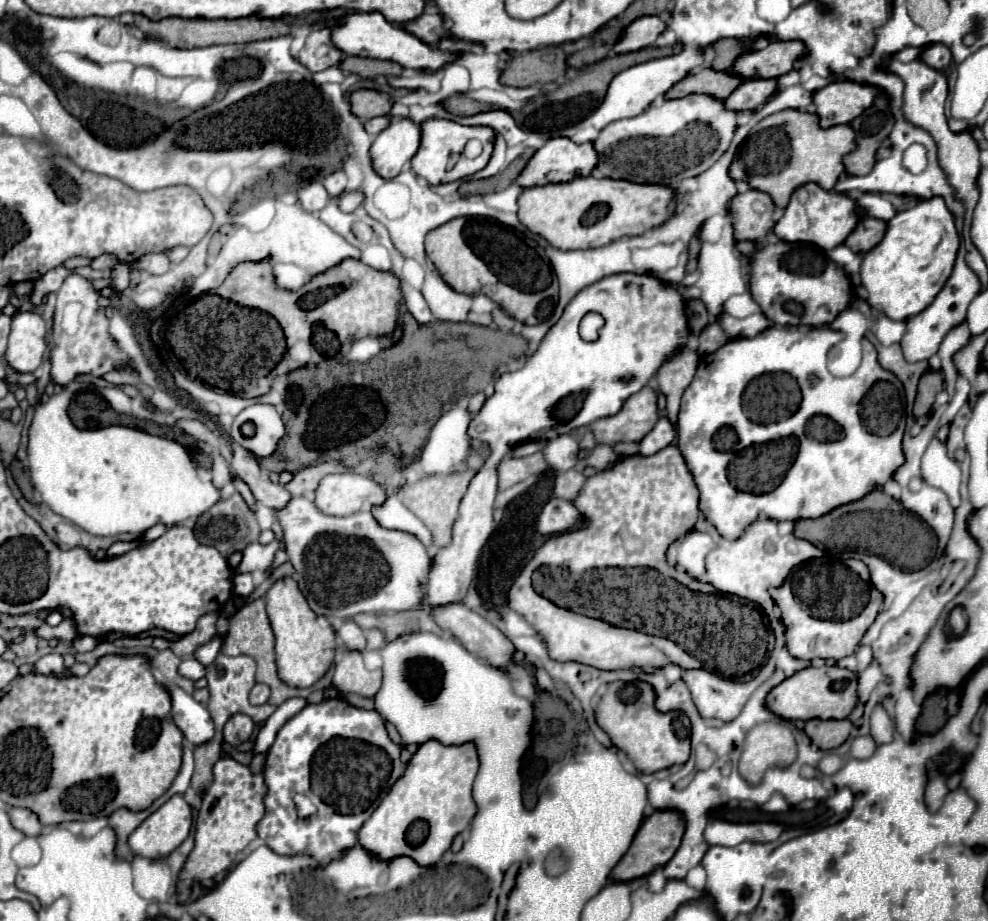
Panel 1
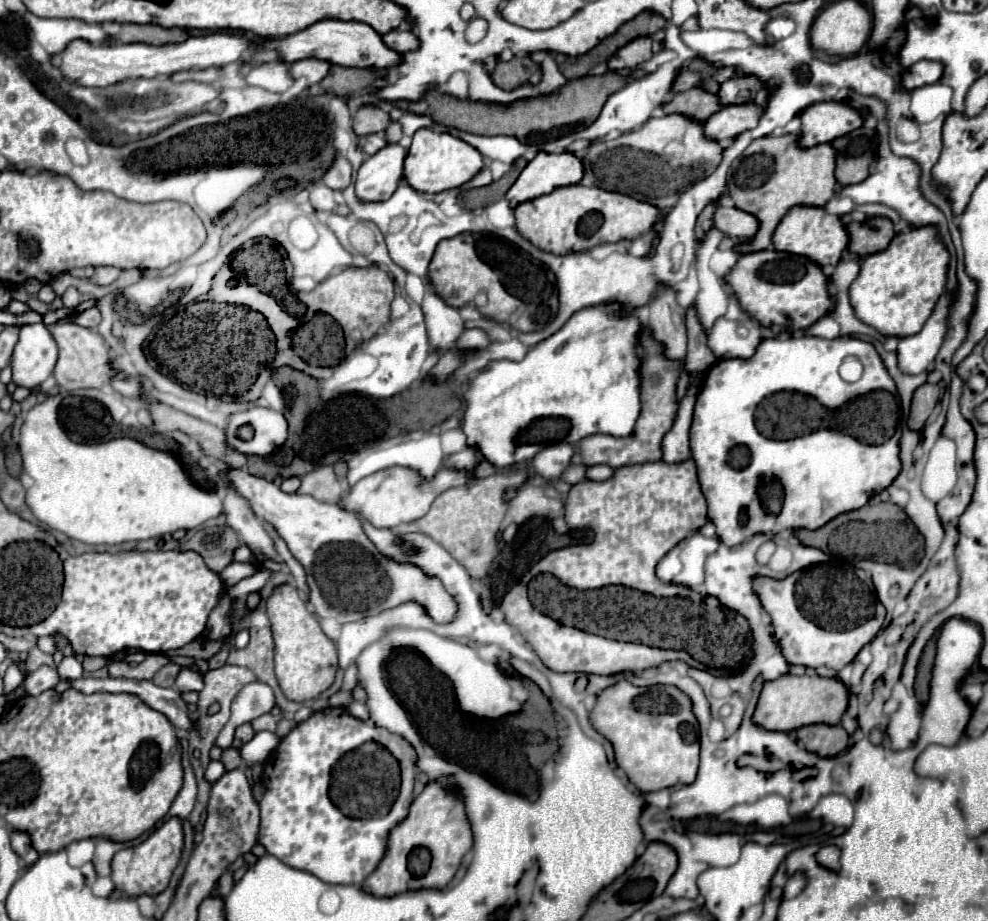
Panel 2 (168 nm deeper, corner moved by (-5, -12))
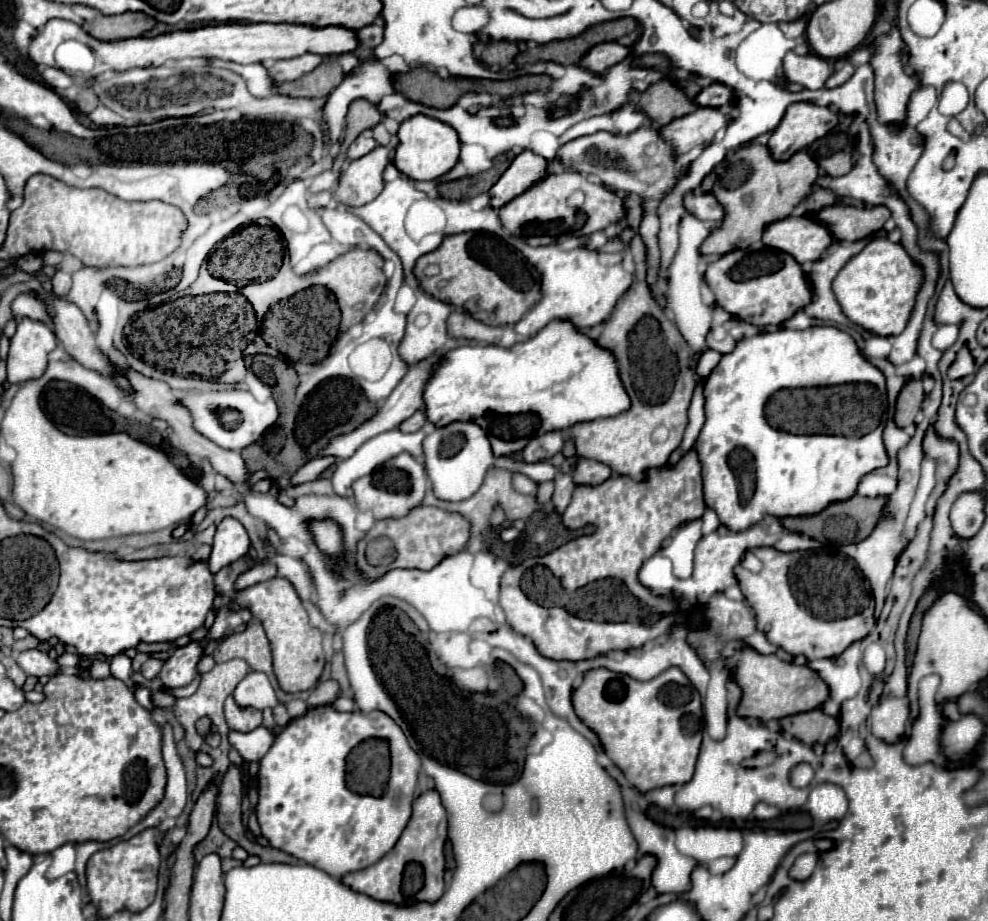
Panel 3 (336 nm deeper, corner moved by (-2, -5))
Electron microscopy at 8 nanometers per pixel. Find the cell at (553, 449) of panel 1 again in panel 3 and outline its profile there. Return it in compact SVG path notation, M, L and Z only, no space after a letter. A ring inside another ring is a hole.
M554 430L554 432L546 432L546 434L540 434L536 438L532 438L522 454L524 454L524 462L528 464L534 464L534 462L544 462L544 460L550 460L554 454L558 454L564 446L564 436L560 430Z

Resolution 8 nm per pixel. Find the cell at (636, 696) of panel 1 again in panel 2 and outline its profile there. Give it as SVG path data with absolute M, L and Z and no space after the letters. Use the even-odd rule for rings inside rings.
M623 679L597 697L591 723L613 743L615 761L639 791L649 793L695 781L699 767L699 725L691 713L689 697L677 687L635 687Z

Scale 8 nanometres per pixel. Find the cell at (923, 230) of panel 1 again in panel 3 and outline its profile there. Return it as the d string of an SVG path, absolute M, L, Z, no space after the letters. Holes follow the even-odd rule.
M872 238L864 250L852 256L838 272L832 282L832 292L842 312L854 324L878 336L894 336L906 328L918 286L922 286L922 270L906 258L902 246L892 244L888 238Z

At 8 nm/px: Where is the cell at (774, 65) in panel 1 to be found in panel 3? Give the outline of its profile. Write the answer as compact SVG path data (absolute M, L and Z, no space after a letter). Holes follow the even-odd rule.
M710 84L710 86L706 86L706 88L702 88L702 92L696 96L696 98L692 98L692 102L696 104L696 106L702 106L702 108L720 108L720 106L724 106L724 104L728 104L732 100L732 92L730 92L730 88L726 88L726 86L722 86L722 84Z

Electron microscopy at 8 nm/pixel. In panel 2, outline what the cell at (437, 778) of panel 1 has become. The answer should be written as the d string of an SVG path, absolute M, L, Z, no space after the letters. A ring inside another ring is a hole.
M429 781L425 789L413 799L409 815L389 831L385 855L377 869L365 879L363 887L377 897L391 897L407 889L443 889L453 879L463 861L463 855L467 855L471 847L473 833L465 813L463 797L453 787L441 787L439 781Z

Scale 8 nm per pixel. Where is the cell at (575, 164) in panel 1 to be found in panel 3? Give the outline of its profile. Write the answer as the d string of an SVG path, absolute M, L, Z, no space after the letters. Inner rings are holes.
M522 152L514 158L510 168L500 176L500 180L488 190L490 206L502 208L512 198L520 196L524 190L528 190L532 184L536 184L540 178L544 178L550 172L550 162L534 152Z

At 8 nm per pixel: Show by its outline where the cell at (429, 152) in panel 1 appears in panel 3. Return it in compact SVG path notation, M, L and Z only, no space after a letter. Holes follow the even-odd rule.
M416 114L408 120L404 120L398 128L398 146L394 154L394 164L400 172L404 172L412 180L434 180L446 174L460 156L460 140L452 126L446 126L444 122Z

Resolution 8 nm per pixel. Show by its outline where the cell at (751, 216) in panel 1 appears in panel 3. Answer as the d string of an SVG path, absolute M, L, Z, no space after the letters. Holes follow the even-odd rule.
M688 192L684 196L684 208L702 222L720 222L724 218L722 206L716 202L712 194L706 192Z

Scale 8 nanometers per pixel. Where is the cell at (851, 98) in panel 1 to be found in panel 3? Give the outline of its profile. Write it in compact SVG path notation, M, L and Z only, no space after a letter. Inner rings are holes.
M812 102L790 104L780 126L768 138L768 150L774 160L788 160L814 140L828 134L838 124L838 116L830 108Z

